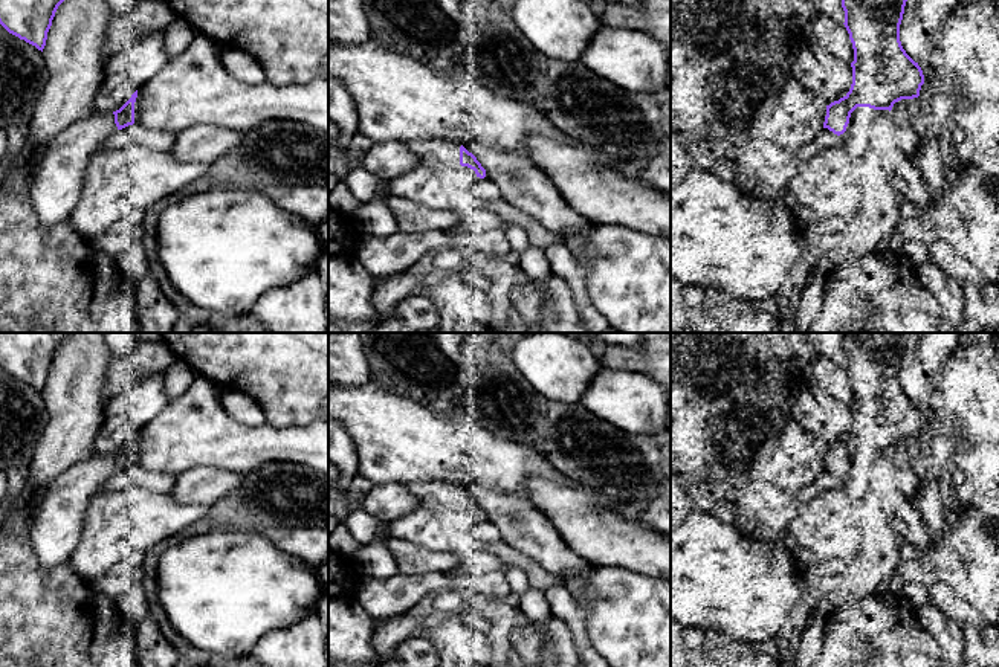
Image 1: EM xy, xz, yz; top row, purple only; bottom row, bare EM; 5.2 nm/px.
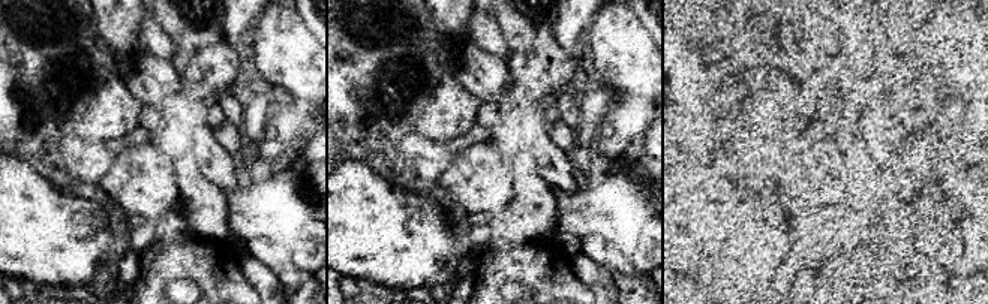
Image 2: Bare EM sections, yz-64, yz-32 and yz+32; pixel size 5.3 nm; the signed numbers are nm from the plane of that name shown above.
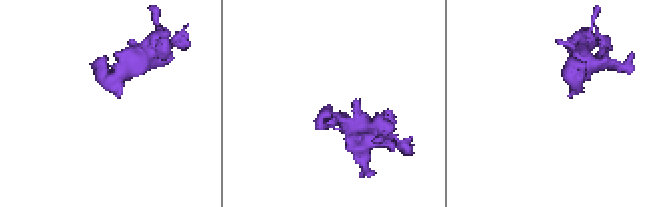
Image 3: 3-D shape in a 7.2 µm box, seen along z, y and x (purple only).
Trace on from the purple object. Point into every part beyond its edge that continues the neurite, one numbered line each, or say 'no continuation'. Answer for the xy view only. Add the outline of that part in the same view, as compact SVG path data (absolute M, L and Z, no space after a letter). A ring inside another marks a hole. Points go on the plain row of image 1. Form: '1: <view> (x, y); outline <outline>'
1: xy (55, 512); outline M113 455L92 456L32 491L24 508L24 539L43 569L69 560L82 534L89 501L116 473Z

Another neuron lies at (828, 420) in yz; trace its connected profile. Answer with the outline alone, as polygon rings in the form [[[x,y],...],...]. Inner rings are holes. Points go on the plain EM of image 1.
[[[790,372],[790,403],[799,426],[826,447],[846,438],[852,409],[826,394],[811,372]]]

